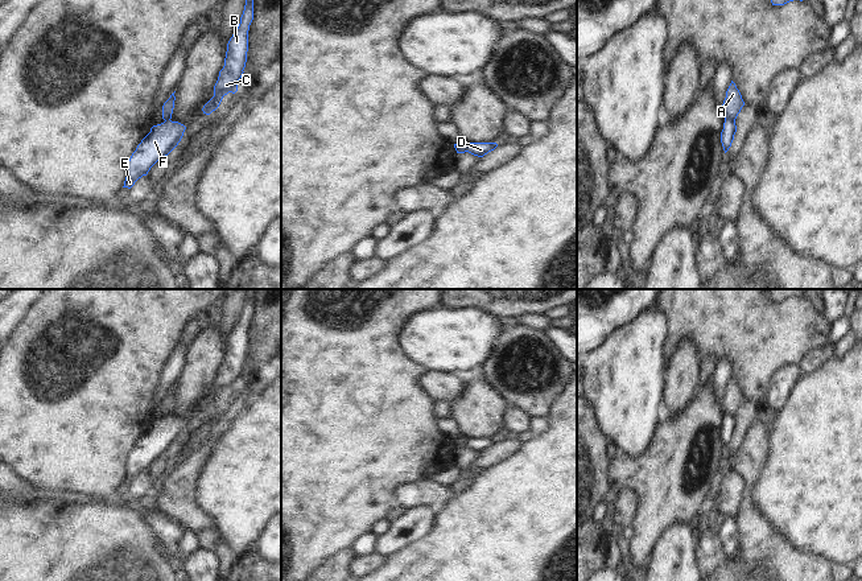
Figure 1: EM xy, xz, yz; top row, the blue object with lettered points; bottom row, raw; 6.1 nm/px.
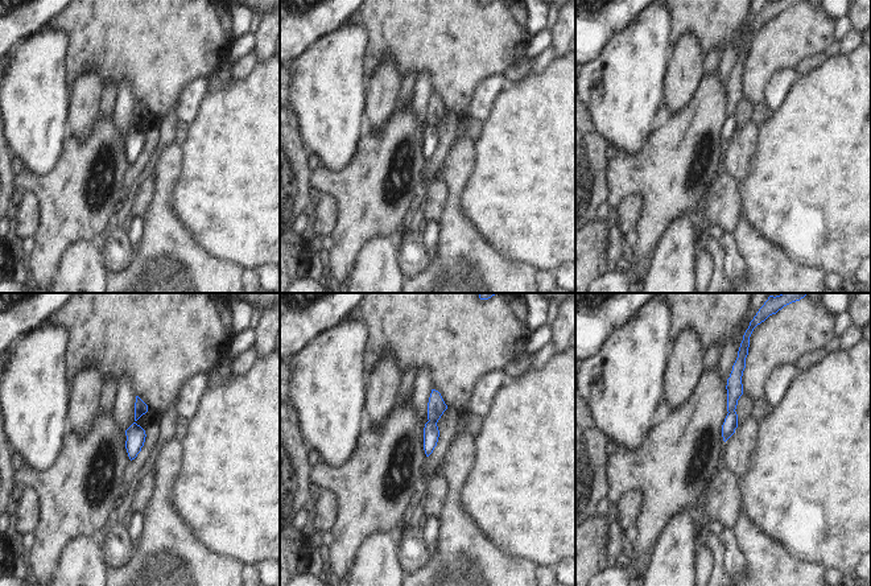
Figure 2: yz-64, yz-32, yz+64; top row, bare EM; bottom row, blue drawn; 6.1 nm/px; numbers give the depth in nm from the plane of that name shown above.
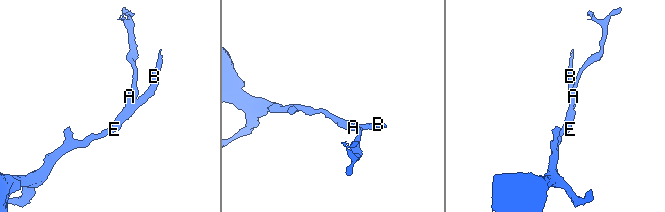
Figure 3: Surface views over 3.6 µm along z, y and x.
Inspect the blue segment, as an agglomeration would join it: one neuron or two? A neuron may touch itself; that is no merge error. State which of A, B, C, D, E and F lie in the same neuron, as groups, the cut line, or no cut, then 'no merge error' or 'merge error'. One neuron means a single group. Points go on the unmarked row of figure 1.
A / B C D E F; cut in yz along (725, 415), (734, 417); merge error

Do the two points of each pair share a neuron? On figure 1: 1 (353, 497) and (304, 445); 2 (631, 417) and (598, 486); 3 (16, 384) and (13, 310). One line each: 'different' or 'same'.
1: same
2: different
3: different

